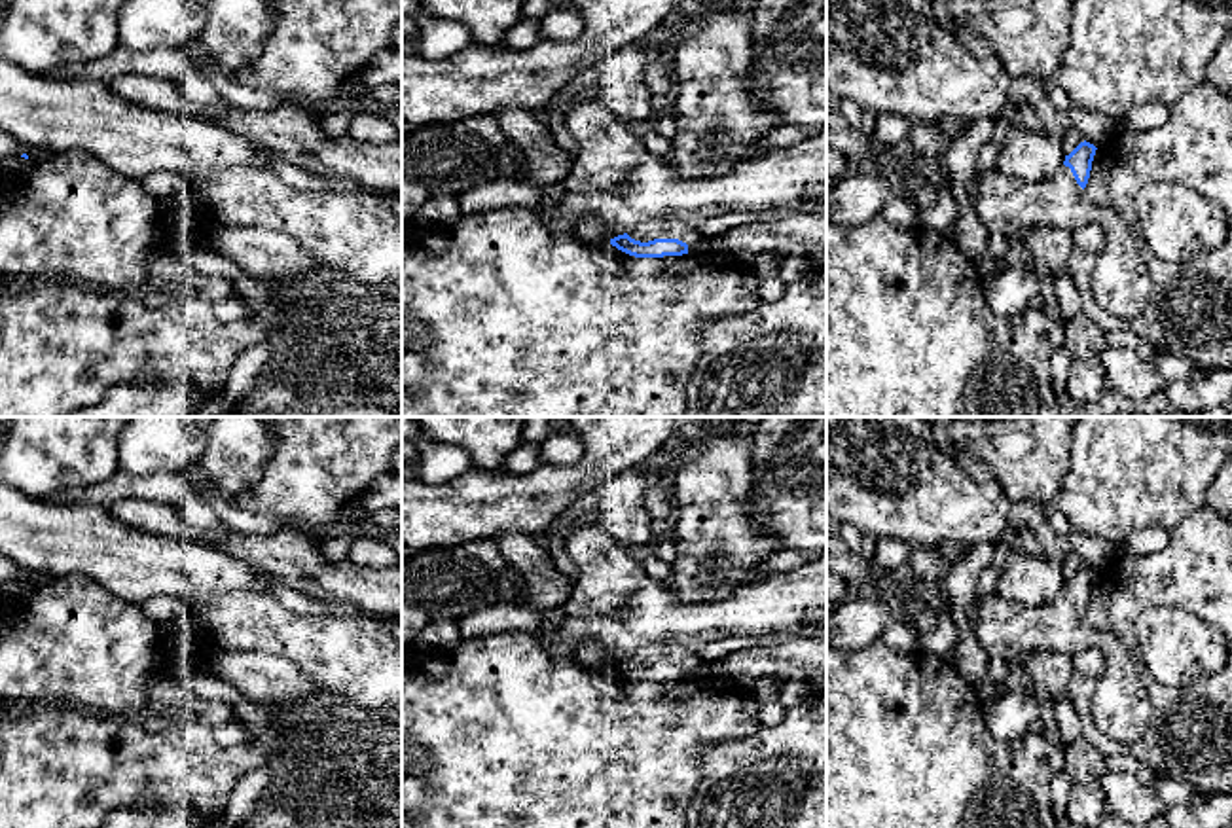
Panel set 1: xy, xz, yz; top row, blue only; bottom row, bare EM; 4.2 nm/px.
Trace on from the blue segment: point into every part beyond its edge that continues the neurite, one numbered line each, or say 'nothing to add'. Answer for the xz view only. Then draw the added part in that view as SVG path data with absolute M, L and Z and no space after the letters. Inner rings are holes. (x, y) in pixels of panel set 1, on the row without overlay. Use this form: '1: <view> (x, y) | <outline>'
1: xz (685, 656) | M661 644L629 654L627 659L641 667L654 663L679 663L688 669L688 678L713 676L713 663L701 659L699 648Z

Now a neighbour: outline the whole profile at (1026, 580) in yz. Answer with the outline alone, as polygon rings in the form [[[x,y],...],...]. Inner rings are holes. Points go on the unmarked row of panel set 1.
[[[1010,553],[999,572],[997,593],[1027,608],[1050,603],[1065,585],[1063,567],[1046,557]]]

